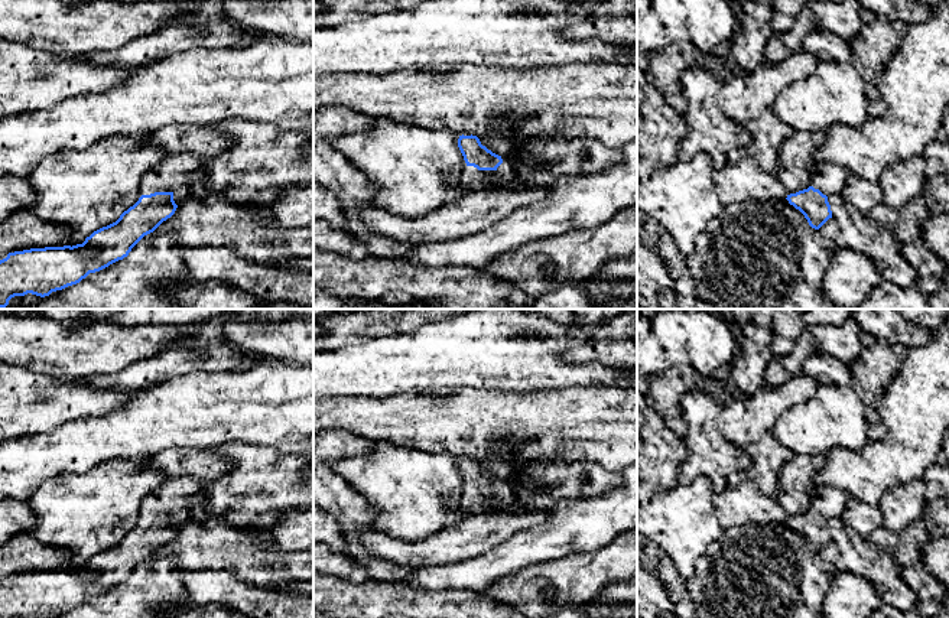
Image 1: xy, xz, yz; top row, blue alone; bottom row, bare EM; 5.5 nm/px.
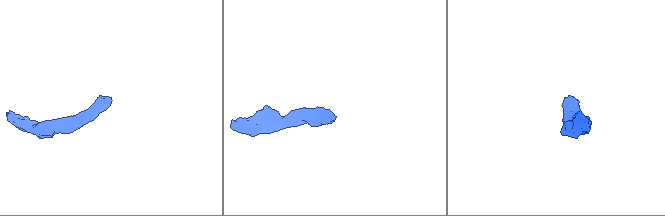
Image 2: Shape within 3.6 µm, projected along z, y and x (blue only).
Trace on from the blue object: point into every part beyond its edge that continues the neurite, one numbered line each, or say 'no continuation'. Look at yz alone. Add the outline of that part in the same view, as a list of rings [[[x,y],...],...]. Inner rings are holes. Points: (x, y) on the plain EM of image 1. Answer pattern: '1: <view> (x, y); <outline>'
1: yz (828, 501); [[[815,487],[809,495],[810,510],[826,520],[841,518],[846,500],[848,494],[833,487]]]

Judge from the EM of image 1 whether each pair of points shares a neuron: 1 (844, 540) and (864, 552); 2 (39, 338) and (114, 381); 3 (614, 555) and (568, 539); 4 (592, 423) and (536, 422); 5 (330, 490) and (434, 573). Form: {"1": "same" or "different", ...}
{"1": "same", "2": "different", "3": "different", "4": "same", "5": "different"}

